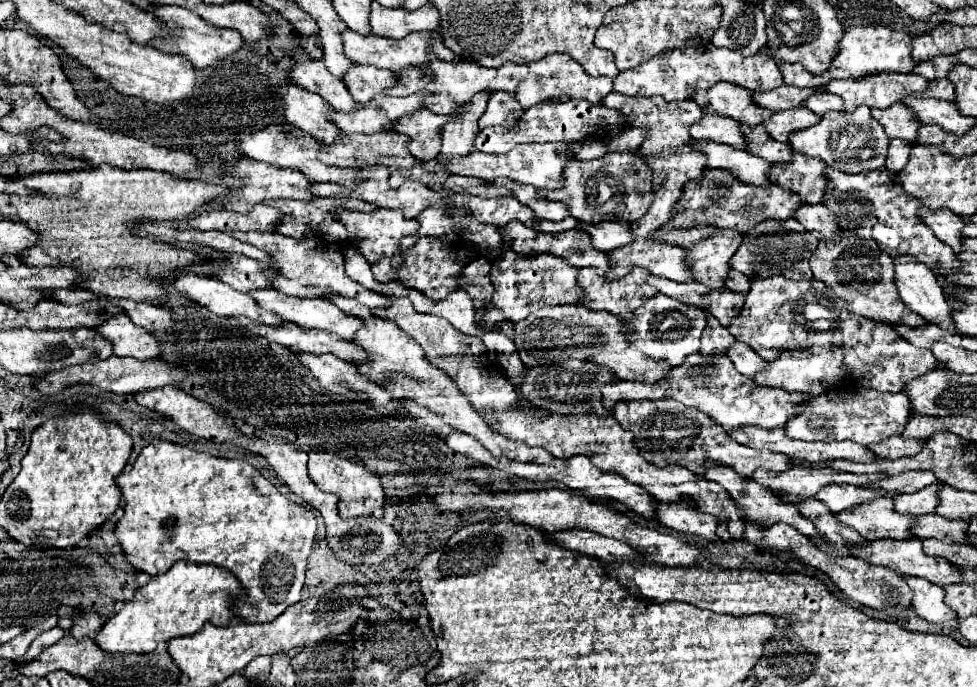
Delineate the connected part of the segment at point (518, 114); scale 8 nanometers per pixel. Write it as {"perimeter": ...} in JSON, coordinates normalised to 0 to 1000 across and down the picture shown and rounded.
{"perimeter":[[[502,137],[499,146],[499,157],[493,166],[493,172],[489,175],[489,186],[495,189],[499,183],[516,183],[516,186],[524,186],[530,180],[530,175],[534,172],[536,160],[530,154],[528,143],[522,143],[522,137]]]}

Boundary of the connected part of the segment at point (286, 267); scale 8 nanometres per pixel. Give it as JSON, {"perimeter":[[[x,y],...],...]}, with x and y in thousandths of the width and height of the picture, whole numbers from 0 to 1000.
{"perimeter":[[[237,338],[248,352],[254,352],[278,373],[278,387],[274,399],[285,396],[280,402],[278,416],[291,428],[297,431],[313,431],[313,434],[330,434],[332,425],[344,425],[352,434],[362,434],[364,440],[377,445],[379,451],[383,448],[395,448],[399,443],[399,434],[393,428],[387,428],[383,422],[373,419],[371,413],[358,408],[352,399],[352,370],[346,364],[336,364],[330,358],[325,346],[311,346],[311,349],[301,349],[293,346],[289,341],[276,341],[276,338]]]}

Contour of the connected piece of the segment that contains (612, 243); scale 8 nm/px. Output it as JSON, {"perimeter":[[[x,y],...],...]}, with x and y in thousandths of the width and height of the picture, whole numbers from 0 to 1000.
{"perimeter":[[[635,323],[596,326],[596,335],[604,338],[604,344],[608,346],[608,358],[612,358],[612,364],[624,364],[626,367],[626,364],[639,358],[639,346],[641,346],[641,355],[649,352],[645,323],[641,323],[641,341],[639,341],[639,329]]]}

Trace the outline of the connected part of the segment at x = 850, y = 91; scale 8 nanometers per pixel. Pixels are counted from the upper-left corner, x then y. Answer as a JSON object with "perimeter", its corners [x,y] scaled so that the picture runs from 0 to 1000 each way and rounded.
{"perimeter":[[[893,108],[890,114],[880,114],[878,119],[850,119],[845,131],[862,140],[864,160],[870,163],[882,151],[905,160],[936,134],[948,131],[950,122],[952,116],[940,108]]]}

